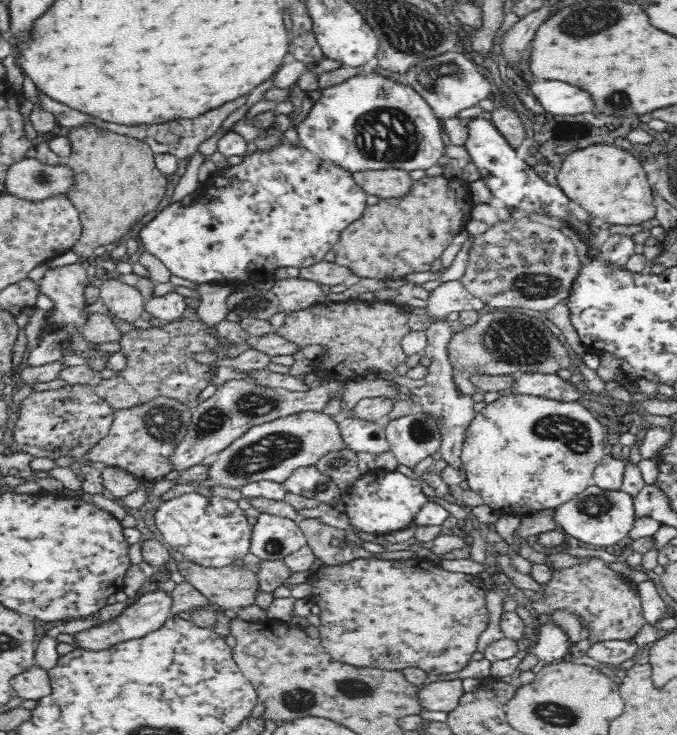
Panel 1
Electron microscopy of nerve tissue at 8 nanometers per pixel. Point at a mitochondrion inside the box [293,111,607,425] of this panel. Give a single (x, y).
(514, 341)

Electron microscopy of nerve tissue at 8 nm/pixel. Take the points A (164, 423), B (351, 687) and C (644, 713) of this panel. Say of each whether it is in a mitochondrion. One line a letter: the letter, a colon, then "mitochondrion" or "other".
A: mitochondrion
B: mitochondrion
C: other

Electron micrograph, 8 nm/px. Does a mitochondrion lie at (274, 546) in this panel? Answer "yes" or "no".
yes

